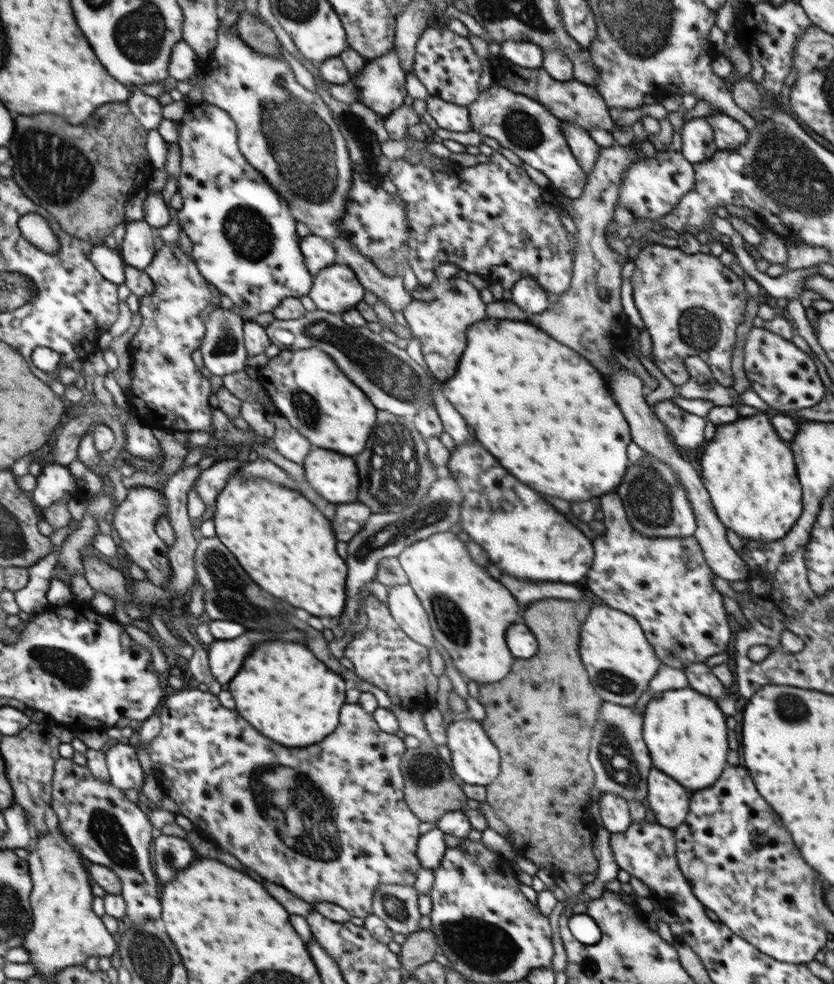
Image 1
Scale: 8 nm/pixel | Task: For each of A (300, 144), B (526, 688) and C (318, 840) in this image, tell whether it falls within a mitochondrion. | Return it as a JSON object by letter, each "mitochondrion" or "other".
{"A":"mitochondrion","B":"other","C":"mitochondrion"}

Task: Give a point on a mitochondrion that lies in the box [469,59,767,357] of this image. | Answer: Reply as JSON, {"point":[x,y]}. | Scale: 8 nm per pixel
{"point":[523,129]}

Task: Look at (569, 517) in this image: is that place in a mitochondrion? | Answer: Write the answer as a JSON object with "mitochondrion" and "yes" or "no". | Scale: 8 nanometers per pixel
{"mitochondrion":"no"}

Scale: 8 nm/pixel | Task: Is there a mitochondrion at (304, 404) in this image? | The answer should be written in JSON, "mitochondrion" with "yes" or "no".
{"mitochondrion":"yes"}

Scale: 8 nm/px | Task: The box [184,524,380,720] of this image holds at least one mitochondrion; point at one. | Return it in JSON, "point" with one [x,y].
{"point":[231,596]}

